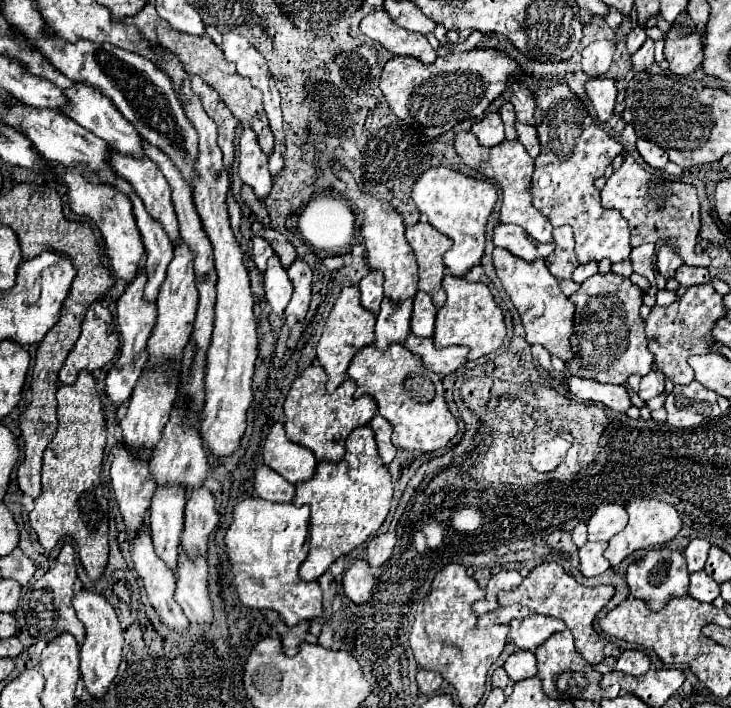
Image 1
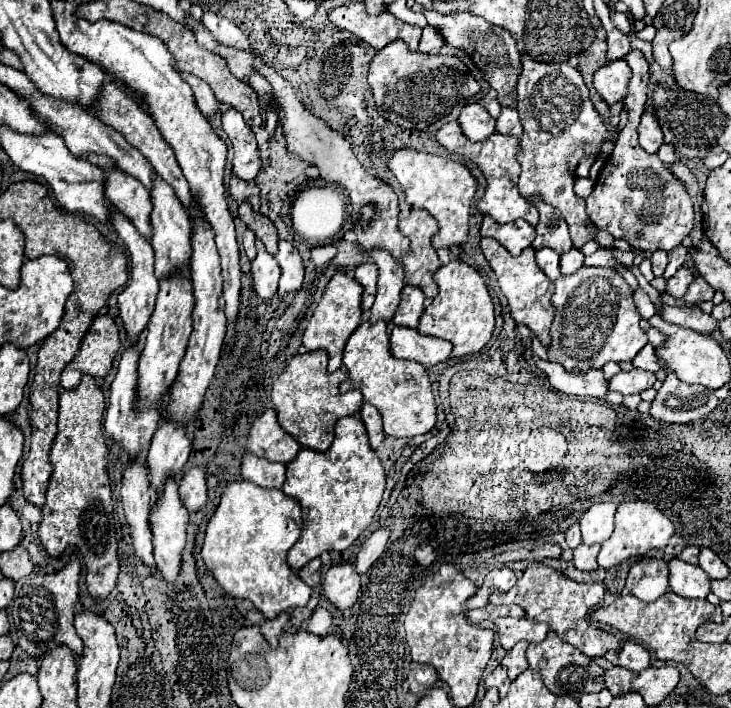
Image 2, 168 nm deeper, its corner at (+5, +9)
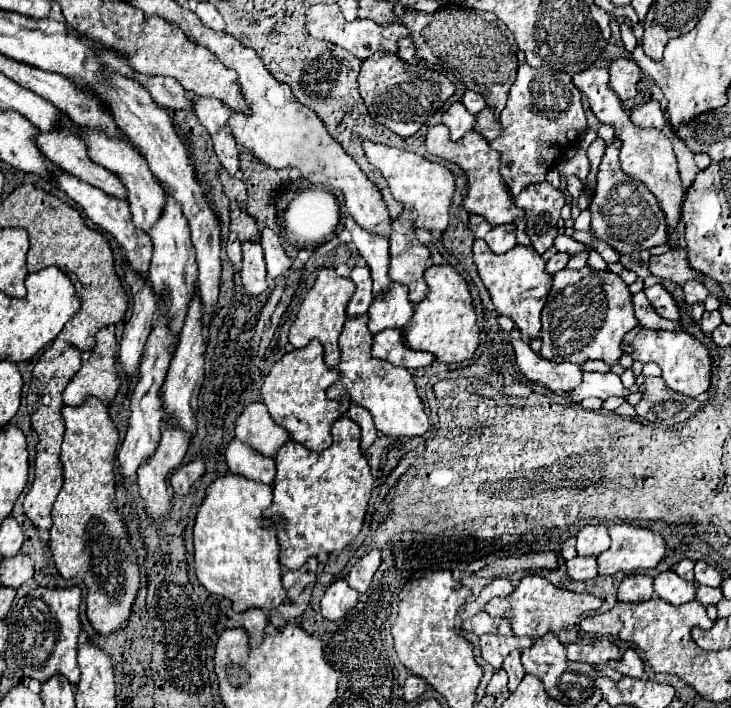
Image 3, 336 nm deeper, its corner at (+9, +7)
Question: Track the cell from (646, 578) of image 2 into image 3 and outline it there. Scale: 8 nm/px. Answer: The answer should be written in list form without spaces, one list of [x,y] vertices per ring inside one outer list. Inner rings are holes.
[[[630,574],[622,580],[618,588],[620,602],[646,602],[652,600],[652,596],[654,596],[652,576],[648,574]]]

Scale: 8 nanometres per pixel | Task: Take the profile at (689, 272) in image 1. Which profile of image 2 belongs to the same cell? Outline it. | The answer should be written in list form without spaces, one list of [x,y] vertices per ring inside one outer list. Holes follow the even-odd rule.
[[[682,266],[668,282],[666,282],[666,294],[674,296],[674,298],[684,298],[688,286],[690,286],[690,280],[696,276],[696,272],[690,268],[690,266]]]

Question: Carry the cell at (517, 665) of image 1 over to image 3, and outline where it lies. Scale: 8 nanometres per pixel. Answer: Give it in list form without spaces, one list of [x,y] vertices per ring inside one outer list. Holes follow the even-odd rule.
[[[514,650],[514,652],[510,652],[508,656],[506,656],[506,660],[502,662],[502,668],[508,672],[508,688],[510,688],[510,692],[514,692],[516,690],[516,686],[520,684],[520,680],[524,678],[524,668],[522,668],[522,664],[520,664],[520,652],[518,650]]]

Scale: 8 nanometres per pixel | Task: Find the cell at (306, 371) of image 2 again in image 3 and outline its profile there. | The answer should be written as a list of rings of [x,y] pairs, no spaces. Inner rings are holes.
[[[312,340],[306,348],[292,350],[288,354],[284,354],[284,358],[272,366],[260,392],[262,392],[262,400],[264,400],[272,420],[276,424],[280,424],[282,428],[286,428],[294,442],[300,442],[302,446],[306,446],[312,452],[324,452],[332,444],[332,438],[330,438],[332,422],[336,418],[344,416],[346,410],[350,408],[348,416],[362,428],[362,444],[360,446],[362,446],[362,450],[368,450],[374,444],[374,440],[378,438],[378,430],[372,422],[370,412],[362,406],[352,404],[348,396],[344,396],[342,400],[326,398],[326,388],[332,386],[338,378],[340,378],[338,370],[328,368],[322,360],[322,344],[318,340]]]

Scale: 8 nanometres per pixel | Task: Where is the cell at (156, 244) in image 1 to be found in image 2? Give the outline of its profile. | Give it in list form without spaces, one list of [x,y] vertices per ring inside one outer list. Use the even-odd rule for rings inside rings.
[[[86,154],[80,158],[98,166],[106,174],[104,178],[106,198],[134,222],[134,226],[144,238],[150,240],[150,192],[144,188],[144,184],[138,178],[118,170],[114,166],[114,160],[108,156]]]

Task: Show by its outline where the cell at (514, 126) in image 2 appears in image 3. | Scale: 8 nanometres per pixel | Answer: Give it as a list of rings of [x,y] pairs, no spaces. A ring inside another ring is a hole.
[[[484,108],[480,114],[478,114],[478,122],[474,126],[476,132],[480,132],[484,138],[488,140],[494,140],[498,138],[498,134],[502,134],[502,126],[500,126],[500,118],[496,118],[496,112],[494,108]]]

